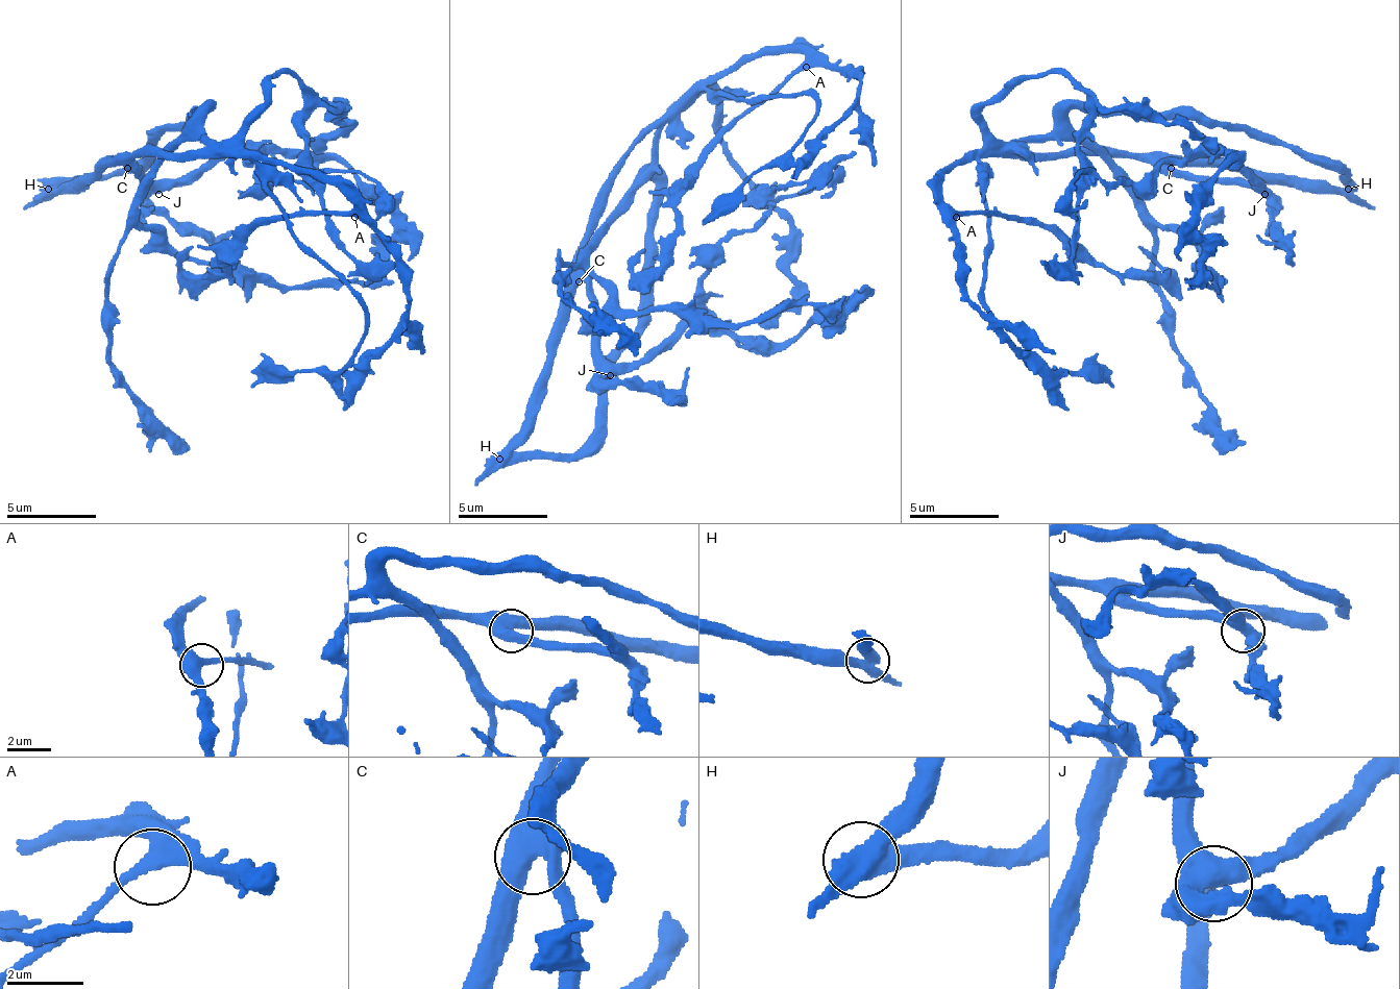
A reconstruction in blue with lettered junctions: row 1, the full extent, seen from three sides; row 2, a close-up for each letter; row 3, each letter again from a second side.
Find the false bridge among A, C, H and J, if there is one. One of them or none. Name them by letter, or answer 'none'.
H

